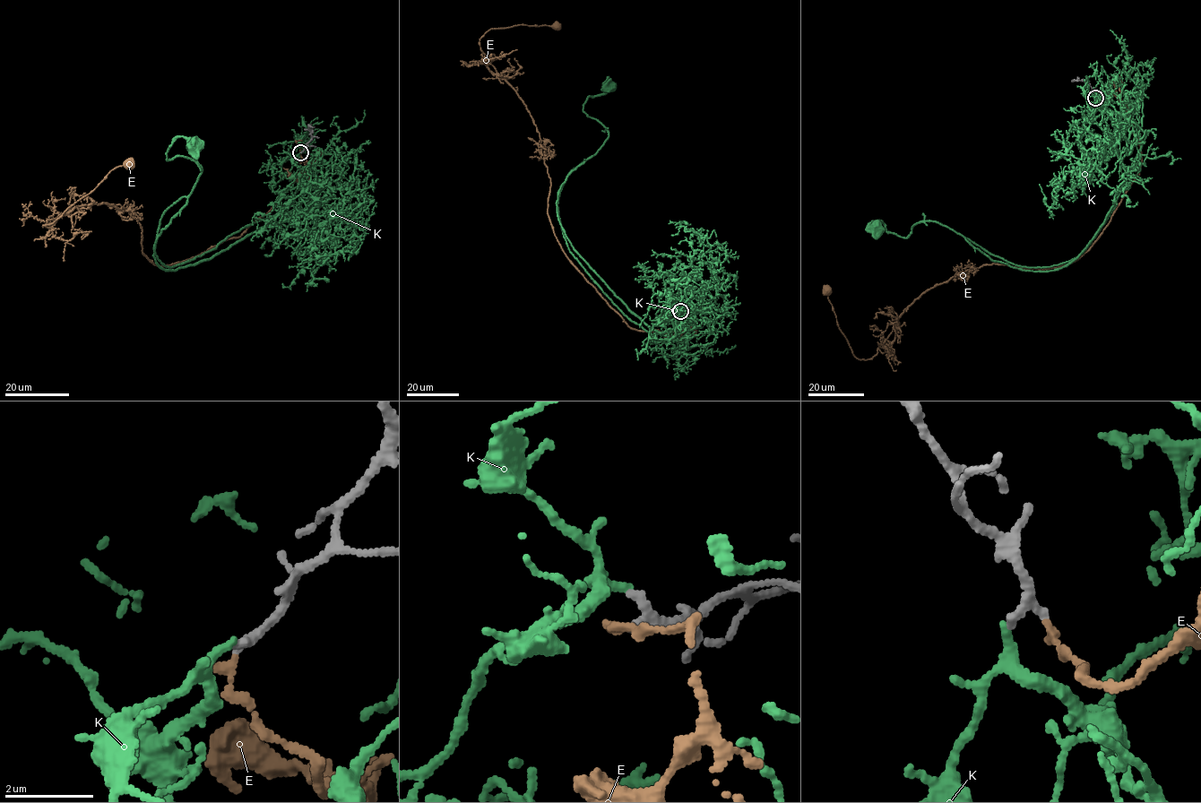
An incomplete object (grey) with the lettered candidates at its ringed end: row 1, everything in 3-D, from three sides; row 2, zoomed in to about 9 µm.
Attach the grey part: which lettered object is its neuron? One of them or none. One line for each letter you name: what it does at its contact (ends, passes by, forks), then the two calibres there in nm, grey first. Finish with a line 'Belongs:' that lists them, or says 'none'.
K: it passes by; calibres 200 and 180 nm
Belongs: K

